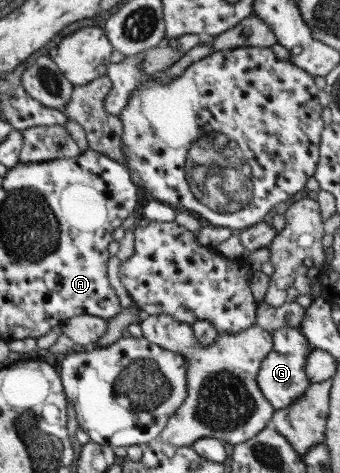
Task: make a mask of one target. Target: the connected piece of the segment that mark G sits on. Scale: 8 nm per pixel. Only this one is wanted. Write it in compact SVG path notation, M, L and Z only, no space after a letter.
M294 326L290 328L278 328L271 333L272 349L264 356L261 361L260 367L257 371L257 386L260 388L262 395L266 398L266 401L273 407L273 409L282 409L289 406L292 401L300 397L305 389L312 384L306 377L305 369L305 355L311 352L311 347L307 342L304 335L301 334L301 330Z

